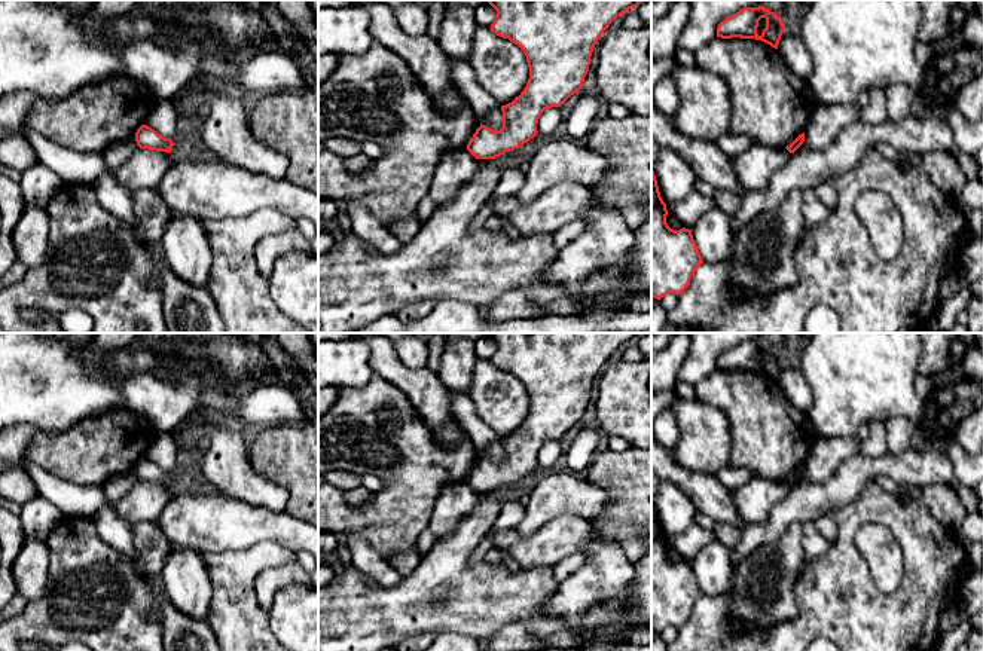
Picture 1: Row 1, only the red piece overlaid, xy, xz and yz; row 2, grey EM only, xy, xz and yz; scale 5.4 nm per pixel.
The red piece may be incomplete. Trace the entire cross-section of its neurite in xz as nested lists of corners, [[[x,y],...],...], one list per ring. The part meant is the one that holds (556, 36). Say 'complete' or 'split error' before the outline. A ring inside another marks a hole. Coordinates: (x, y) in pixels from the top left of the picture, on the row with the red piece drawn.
complete; [[[486,0],[497,16],[491,31],[518,45],[529,67],[525,89],[512,103],[501,106],[503,128],[495,131],[480,123],[467,144],[476,159],[495,159],[522,147],[537,135],[541,113],[561,107],[581,89],[595,45],[610,24],[642,0]]]

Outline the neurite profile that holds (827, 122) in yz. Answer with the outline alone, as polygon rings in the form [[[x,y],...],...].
[[[857,104],[818,106],[805,131],[805,141],[796,152],[825,149],[843,128],[860,122],[860,110]]]

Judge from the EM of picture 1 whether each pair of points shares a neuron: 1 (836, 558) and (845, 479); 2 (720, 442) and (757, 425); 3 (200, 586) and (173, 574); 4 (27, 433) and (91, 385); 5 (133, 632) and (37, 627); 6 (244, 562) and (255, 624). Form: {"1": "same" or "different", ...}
{"1": "different", "2": "different", "3": "same", "4": "different", "5": "same", "6": "same"}

